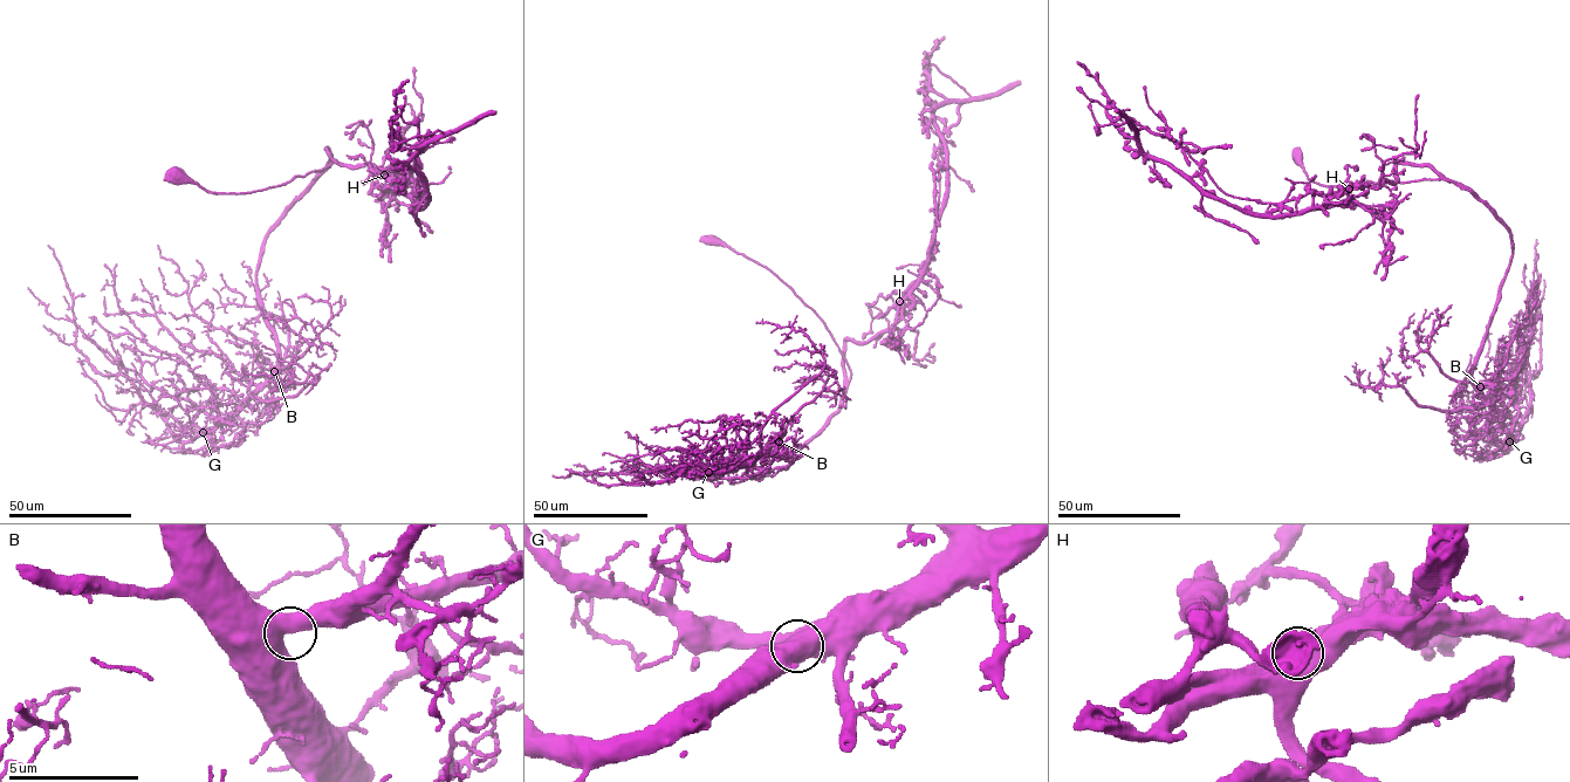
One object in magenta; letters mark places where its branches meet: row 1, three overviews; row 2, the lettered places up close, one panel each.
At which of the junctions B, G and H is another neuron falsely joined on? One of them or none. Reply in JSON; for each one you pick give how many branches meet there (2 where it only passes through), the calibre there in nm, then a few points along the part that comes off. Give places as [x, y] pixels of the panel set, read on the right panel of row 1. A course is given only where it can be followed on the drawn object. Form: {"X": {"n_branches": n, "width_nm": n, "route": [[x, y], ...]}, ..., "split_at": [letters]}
{"H": {"n_branches": 2, "width_nm": 700, "route": [[1349, 189], [1296, 213], [1249, 212], [1205, 196], [1153, 159], [1142, 148], [1138, 130], [1200, 149], [1232, 146]]}, "split_at": ["H"]}

